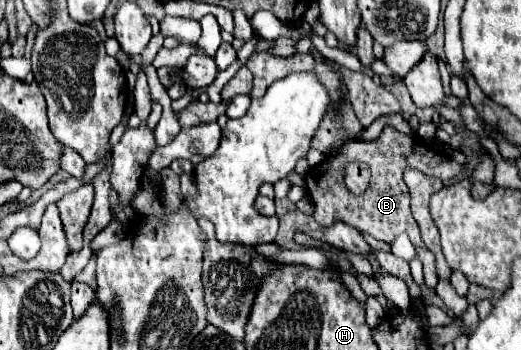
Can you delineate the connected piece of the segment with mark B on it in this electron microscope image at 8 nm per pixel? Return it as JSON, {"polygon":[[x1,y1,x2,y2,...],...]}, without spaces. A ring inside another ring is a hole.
{"polygon":[[385,128,377,140,373,140,373,142,367,142,367,140,347,142,341,148,341,154,327,158,323,164,309,168,309,172,305,174,305,186,307,186,309,198,315,206,315,220,321,226,333,226,335,222,343,222,343,224,357,228,359,232,367,232,373,238,383,240,387,244,405,232,411,238,411,244,415,246,415,252,423,262,423,272,425,272,423,278,425,278,427,288,435,290,437,280,439,280,435,274,435,256,431,250,425,248,425,244,419,236,419,226,417,226,415,218,411,216,409,190,403,182,405,168,417,168,419,172,427,172,429,176,441,178,443,182,451,180,453,176,457,176,461,172,461,164,457,164,449,156,445,156,437,150,431,150,429,146,423,146,417,138,407,136,395,128],[351,160,361,160,371,170,371,184,365,190,365,194,361,194,361,196,353,196,343,182,345,164]]}

